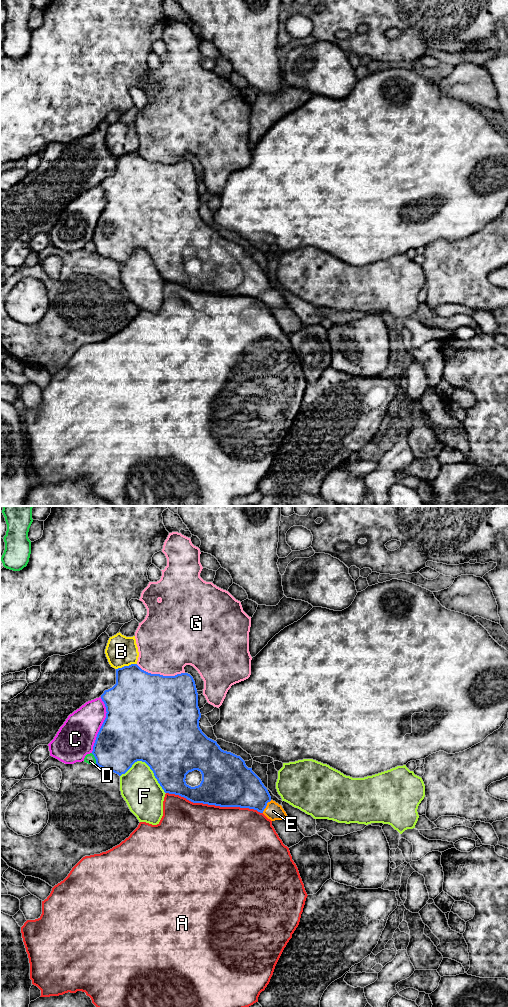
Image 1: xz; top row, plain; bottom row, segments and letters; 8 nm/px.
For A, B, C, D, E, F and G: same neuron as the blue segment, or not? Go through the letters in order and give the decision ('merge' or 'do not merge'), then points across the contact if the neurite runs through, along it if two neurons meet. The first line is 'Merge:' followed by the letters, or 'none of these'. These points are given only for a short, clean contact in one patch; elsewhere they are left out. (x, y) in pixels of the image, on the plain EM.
Merge: E
A: do not merge
B: do not merge
C: do not merge
D: do not merge
E: merge; runs through xz (241, 275), (255, 283), (266, 293), (273, 299)
F: do not merge
G: do not merge

